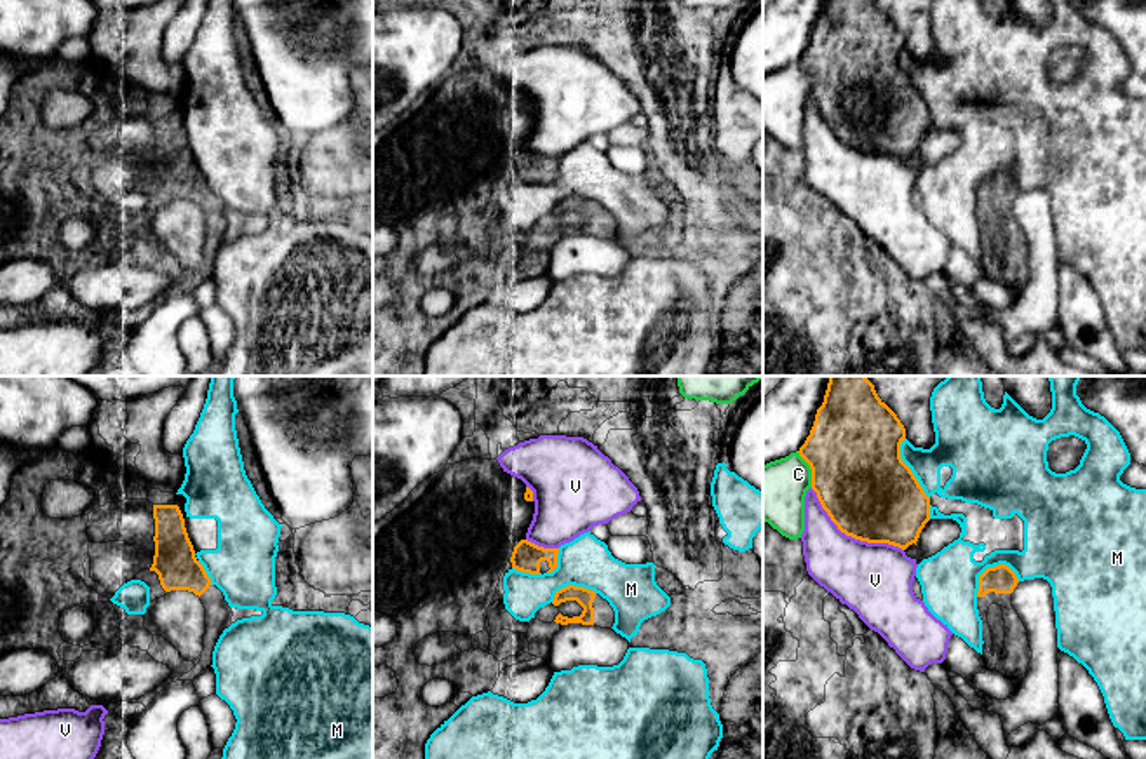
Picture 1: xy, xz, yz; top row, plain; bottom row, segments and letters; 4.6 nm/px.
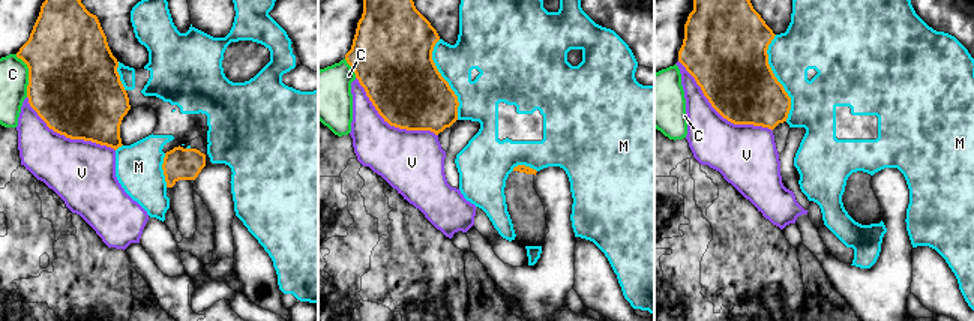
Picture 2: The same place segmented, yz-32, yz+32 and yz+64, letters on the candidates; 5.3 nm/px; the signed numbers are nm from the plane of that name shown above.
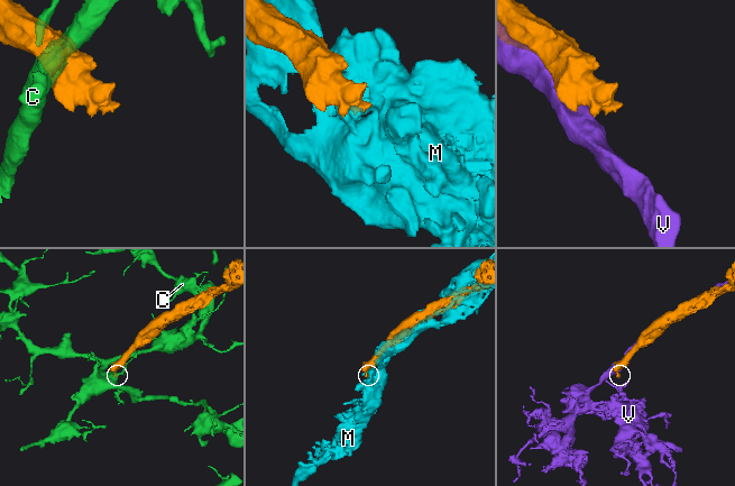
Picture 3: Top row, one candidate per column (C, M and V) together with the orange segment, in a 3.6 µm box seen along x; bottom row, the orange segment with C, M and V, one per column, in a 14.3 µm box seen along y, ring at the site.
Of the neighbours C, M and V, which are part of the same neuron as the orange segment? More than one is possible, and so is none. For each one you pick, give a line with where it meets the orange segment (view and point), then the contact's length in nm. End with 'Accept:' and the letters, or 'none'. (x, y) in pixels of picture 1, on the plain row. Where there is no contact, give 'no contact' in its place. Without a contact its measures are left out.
Accept: none

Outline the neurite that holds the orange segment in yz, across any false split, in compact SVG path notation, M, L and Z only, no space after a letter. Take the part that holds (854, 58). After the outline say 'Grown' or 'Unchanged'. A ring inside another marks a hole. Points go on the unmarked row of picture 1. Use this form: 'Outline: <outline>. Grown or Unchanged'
Outline: M826 0L799 66L812 78L812 99L841 143L906 160L930 131L930 108L900 68L906 38L876 0Z. Unchanged

